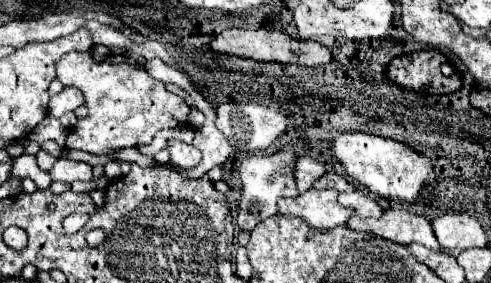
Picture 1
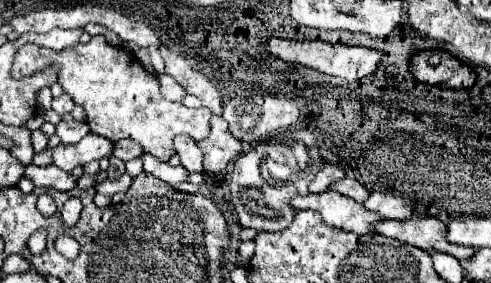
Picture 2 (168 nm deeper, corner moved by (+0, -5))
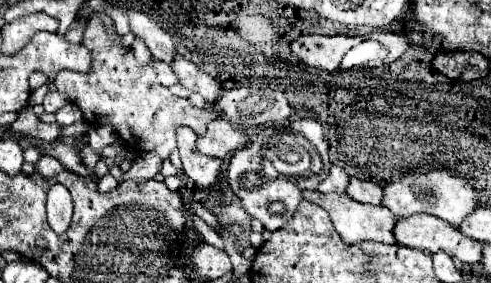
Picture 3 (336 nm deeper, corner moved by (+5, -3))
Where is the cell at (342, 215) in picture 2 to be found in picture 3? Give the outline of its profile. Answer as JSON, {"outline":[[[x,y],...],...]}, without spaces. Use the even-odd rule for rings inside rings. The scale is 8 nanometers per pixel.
{"outline":[[[304,191],[302,195],[304,195],[304,199],[308,199],[312,203],[318,203],[322,209],[328,211],[328,215],[330,215],[330,219],[334,223],[334,229],[346,239],[346,243],[358,243],[358,241],[366,241],[366,239],[384,241],[384,243],[396,243],[394,235],[392,235],[392,227],[396,223],[396,217],[384,205],[370,207],[366,203],[358,203],[358,201],[350,199],[346,193],[338,195],[338,193]]]}

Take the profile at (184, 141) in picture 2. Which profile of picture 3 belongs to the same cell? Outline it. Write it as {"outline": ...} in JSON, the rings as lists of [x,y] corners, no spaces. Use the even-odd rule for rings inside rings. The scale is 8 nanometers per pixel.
{"outline":[[[180,127],[176,131],[178,151],[184,165],[184,173],[196,181],[200,187],[212,187],[220,173],[220,159],[206,157],[196,149],[196,133],[190,127]]]}

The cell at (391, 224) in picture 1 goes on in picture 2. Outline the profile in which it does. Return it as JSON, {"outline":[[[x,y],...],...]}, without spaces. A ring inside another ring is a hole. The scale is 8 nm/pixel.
{"outline":[[[413,217],[407,221],[397,219],[383,219],[375,225],[375,233],[383,237],[397,239],[401,243],[427,249],[427,251],[441,251],[457,257],[459,261],[467,261],[475,255],[473,247],[455,245],[447,241],[447,225],[435,217]]]}

